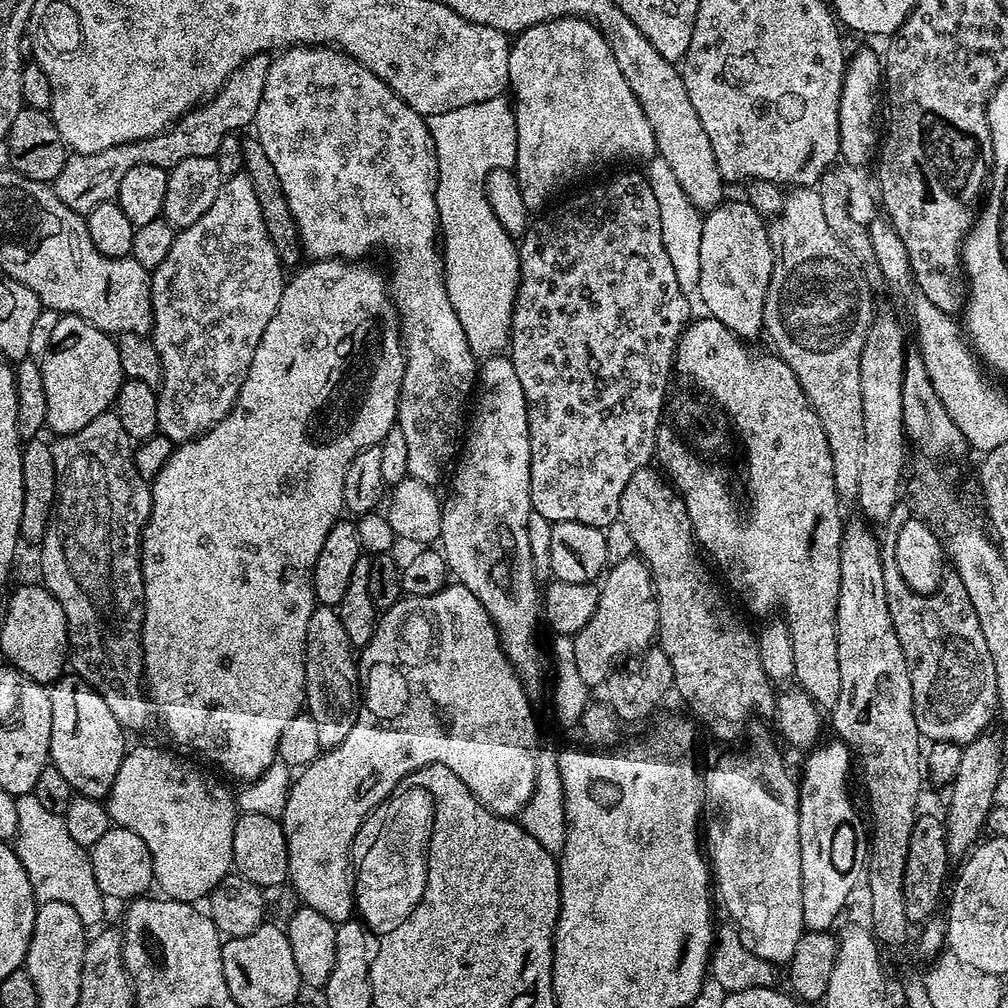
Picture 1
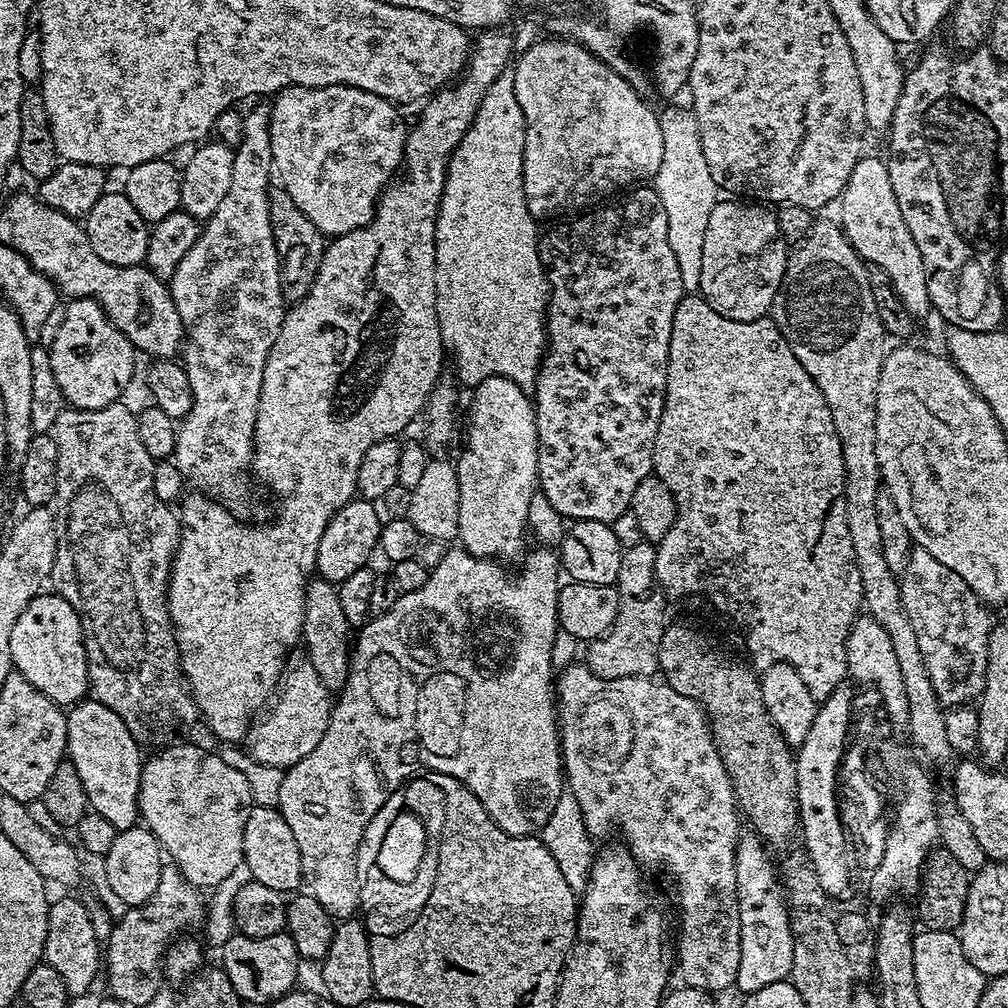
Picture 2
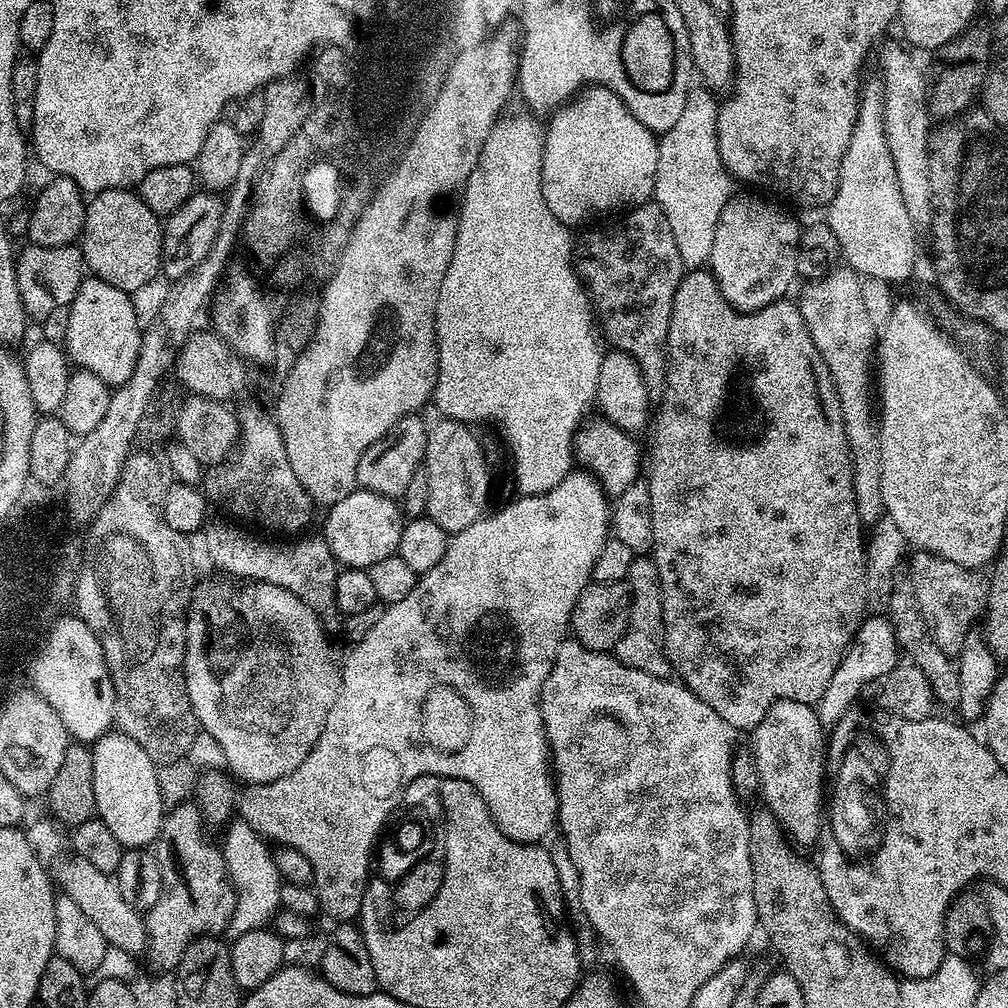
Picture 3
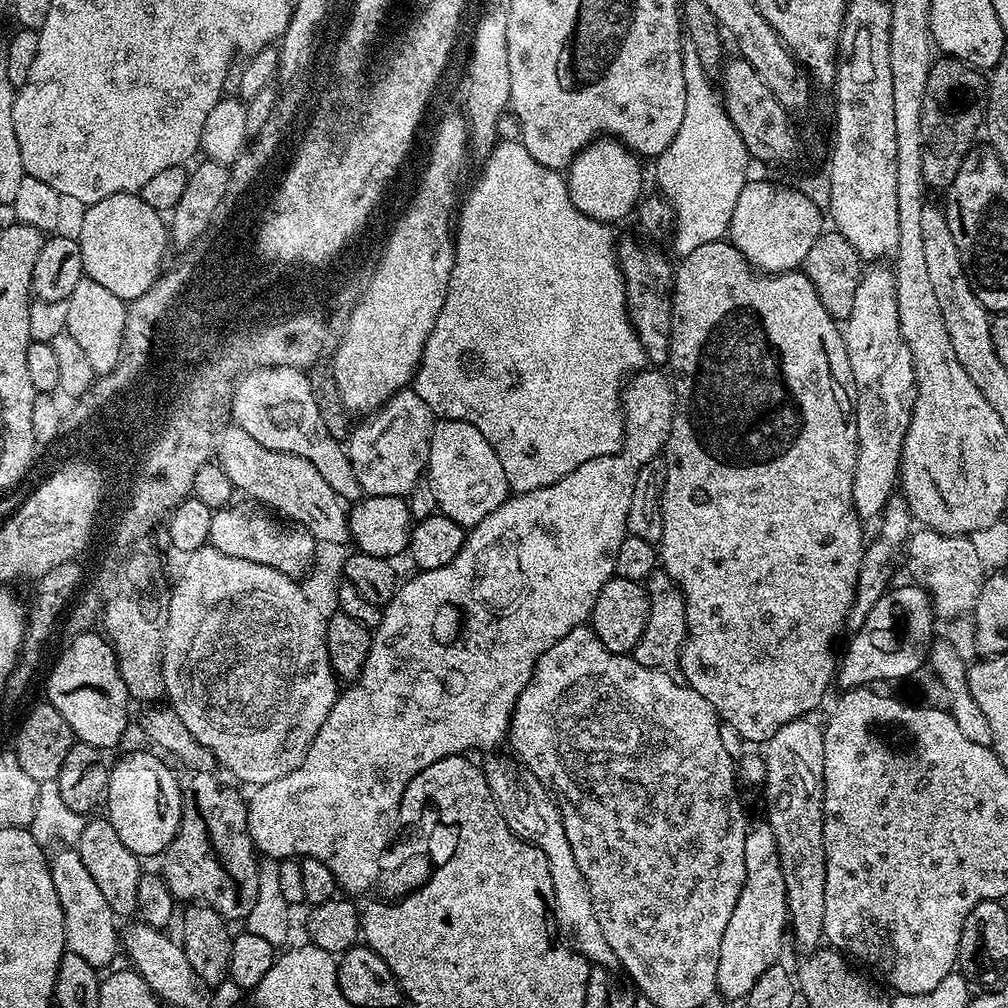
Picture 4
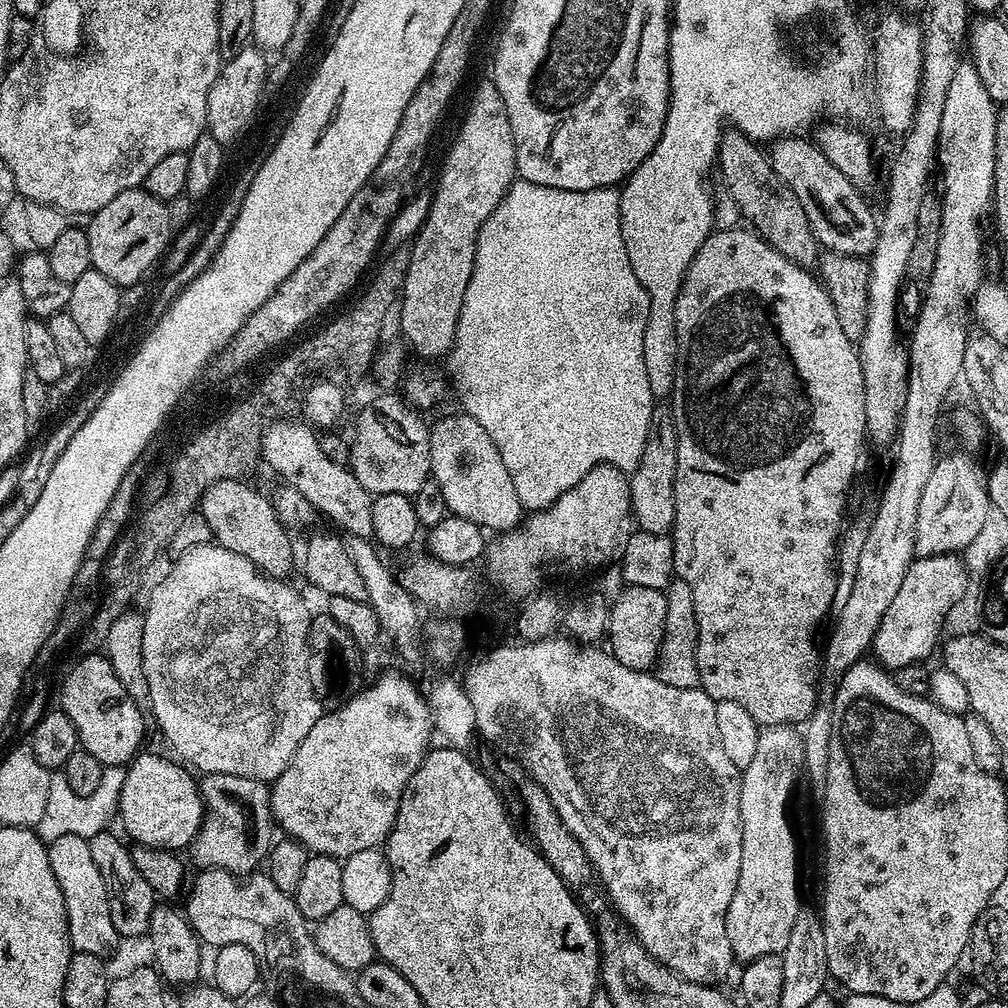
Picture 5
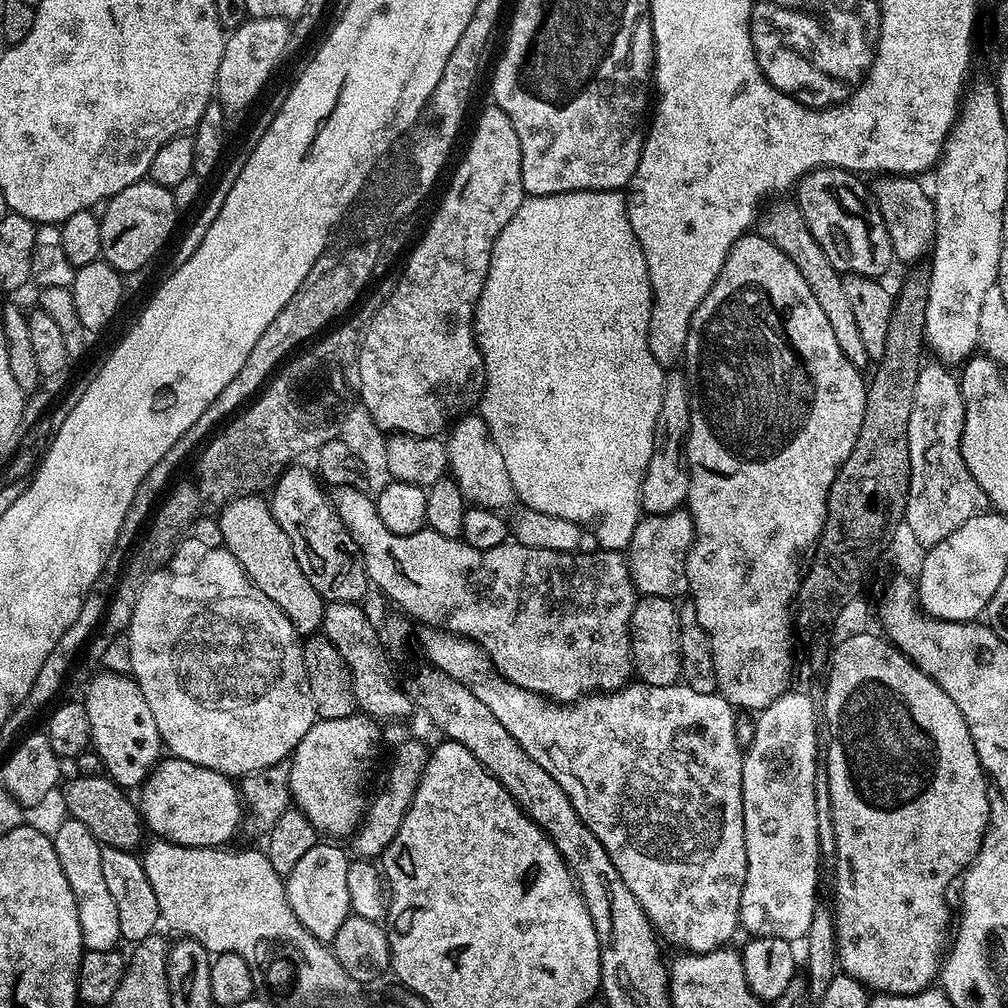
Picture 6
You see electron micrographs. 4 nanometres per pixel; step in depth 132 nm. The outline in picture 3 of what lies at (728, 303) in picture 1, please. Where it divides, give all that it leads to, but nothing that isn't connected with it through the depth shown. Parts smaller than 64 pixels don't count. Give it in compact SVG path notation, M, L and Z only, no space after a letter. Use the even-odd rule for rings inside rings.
M733 197L726 203L718 218L708 261L709 269L723 297L739 312L753 312L783 299L788 294L792 282L797 279L801 231L801 225L798 226L786 211L774 204L760 198Z

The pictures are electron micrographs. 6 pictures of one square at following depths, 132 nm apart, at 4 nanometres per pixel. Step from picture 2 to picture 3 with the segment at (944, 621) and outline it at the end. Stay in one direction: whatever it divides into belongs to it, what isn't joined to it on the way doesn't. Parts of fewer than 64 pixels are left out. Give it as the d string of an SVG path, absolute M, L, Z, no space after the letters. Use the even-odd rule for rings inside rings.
M917 551L915 555L910 575L922 618L931 628L932 637L941 650L949 654L959 653L964 639L973 631L972 623L975 620L977 623L988 607L988 576L983 571L958 566L958 562L950 562L932 552Z

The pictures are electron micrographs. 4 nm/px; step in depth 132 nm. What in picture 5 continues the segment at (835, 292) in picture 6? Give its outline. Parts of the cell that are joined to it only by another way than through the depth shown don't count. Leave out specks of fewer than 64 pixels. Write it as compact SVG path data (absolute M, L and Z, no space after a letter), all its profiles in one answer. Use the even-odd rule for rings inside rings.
M729 127L721 133L718 172L721 172L729 199L735 202L739 215L772 248L799 264L811 269L820 258L820 247L813 234L809 219L797 196L774 173L771 159L759 149L759 143L744 132Z

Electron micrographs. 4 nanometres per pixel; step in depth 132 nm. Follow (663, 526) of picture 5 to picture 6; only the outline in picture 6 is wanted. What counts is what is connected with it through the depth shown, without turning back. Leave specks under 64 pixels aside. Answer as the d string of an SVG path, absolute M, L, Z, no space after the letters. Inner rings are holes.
M672 366L665 371L662 382L662 406L658 406L658 422L654 434L654 450L650 466L642 478L641 509L649 516L675 512L685 507L690 490L688 460L684 456L684 441L690 426L690 402L688 401L688 380L679 367Z

